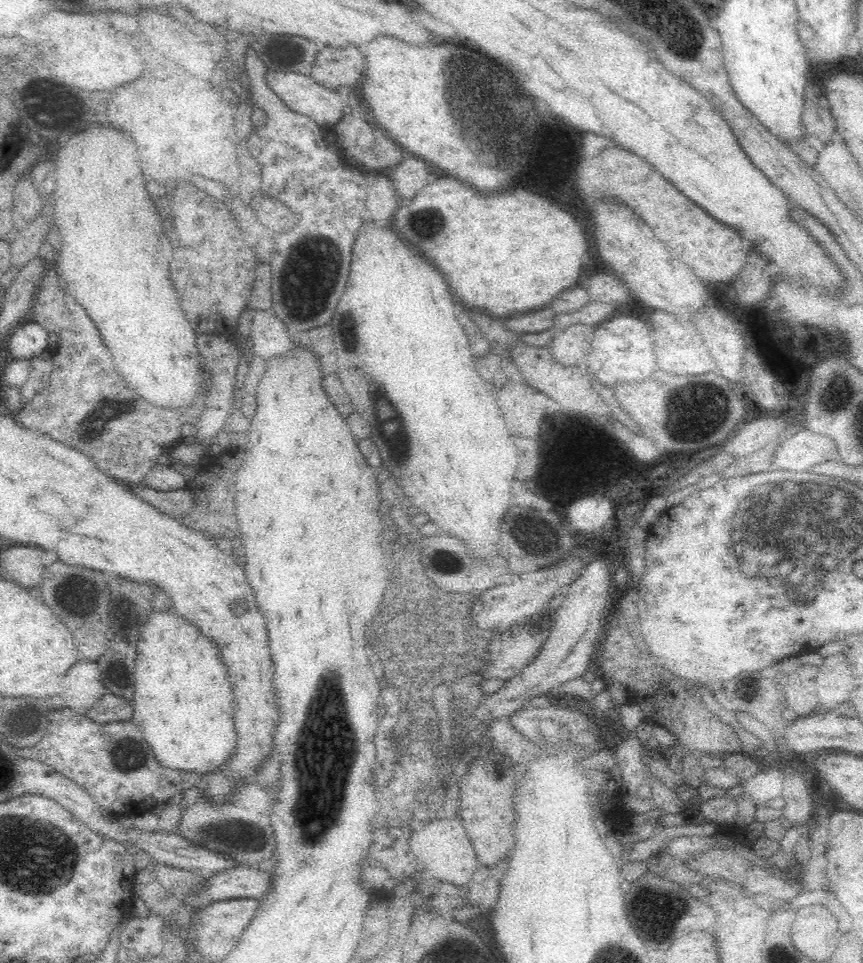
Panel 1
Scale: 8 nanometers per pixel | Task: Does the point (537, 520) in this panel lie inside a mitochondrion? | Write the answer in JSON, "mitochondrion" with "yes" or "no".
{"mitochondrion":"yes"}

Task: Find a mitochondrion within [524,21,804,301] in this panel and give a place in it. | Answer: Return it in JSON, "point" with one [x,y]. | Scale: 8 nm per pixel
{"point":[685,40]}

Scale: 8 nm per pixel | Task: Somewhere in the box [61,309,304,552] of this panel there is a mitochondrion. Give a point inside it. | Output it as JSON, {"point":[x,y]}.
{"point":[103,413]}

